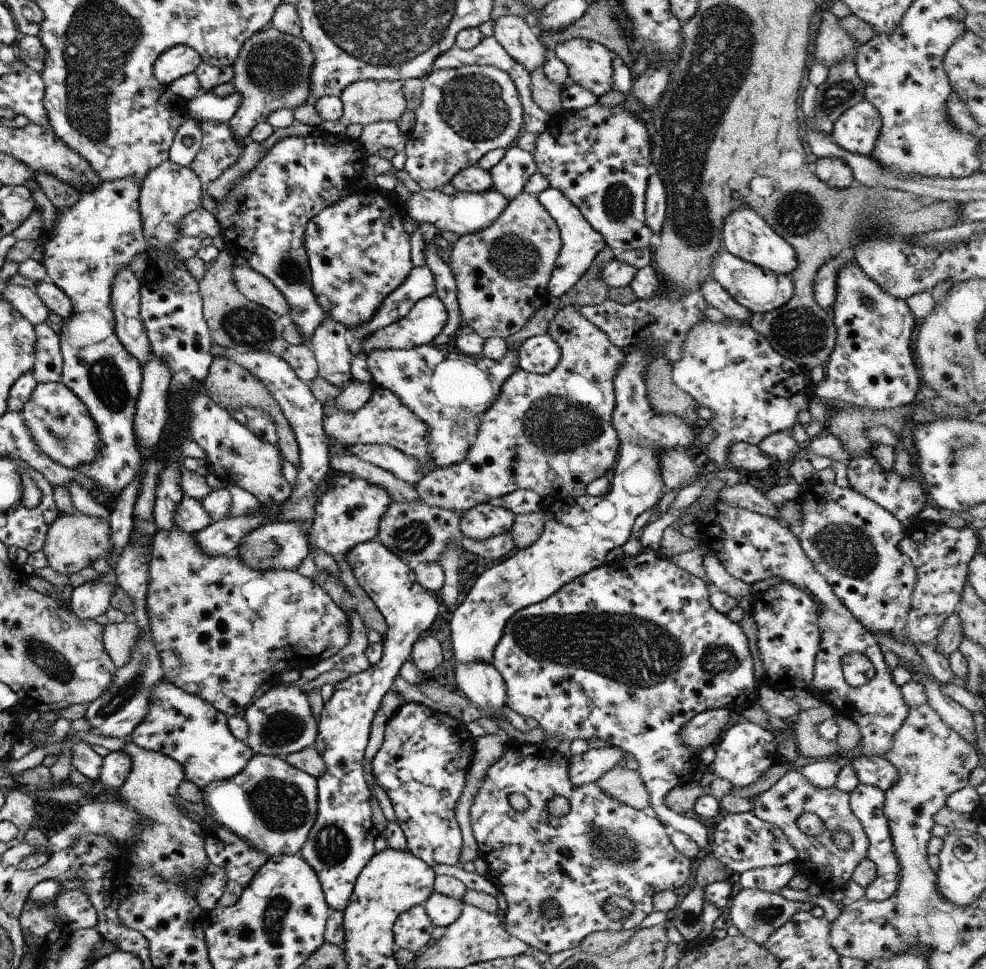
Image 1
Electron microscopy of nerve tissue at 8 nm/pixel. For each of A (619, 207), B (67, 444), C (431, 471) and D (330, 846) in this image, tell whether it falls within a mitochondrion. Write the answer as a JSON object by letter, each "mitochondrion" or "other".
{"A":"mitochondrion","B":"mitochondrion","C":"other","D":"mitochondrion"}

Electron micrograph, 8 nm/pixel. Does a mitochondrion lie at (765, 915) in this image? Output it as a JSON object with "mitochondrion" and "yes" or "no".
{"mitochondrion":"yes"}

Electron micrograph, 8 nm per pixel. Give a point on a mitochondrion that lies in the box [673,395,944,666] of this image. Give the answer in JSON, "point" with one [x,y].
{"point":[842,547]}

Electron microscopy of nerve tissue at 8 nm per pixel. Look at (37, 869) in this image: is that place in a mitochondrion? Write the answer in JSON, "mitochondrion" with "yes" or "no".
{"mitochondrion":"no"}

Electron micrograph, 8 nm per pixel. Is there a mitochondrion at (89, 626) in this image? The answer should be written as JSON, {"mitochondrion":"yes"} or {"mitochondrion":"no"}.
{"mitochondrion":"no"}

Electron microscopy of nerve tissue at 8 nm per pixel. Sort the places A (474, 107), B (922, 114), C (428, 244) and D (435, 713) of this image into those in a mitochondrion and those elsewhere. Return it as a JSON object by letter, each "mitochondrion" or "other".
{"A":"mitochondrion","B":"mitochondrion","C":"other","D":"other"}

